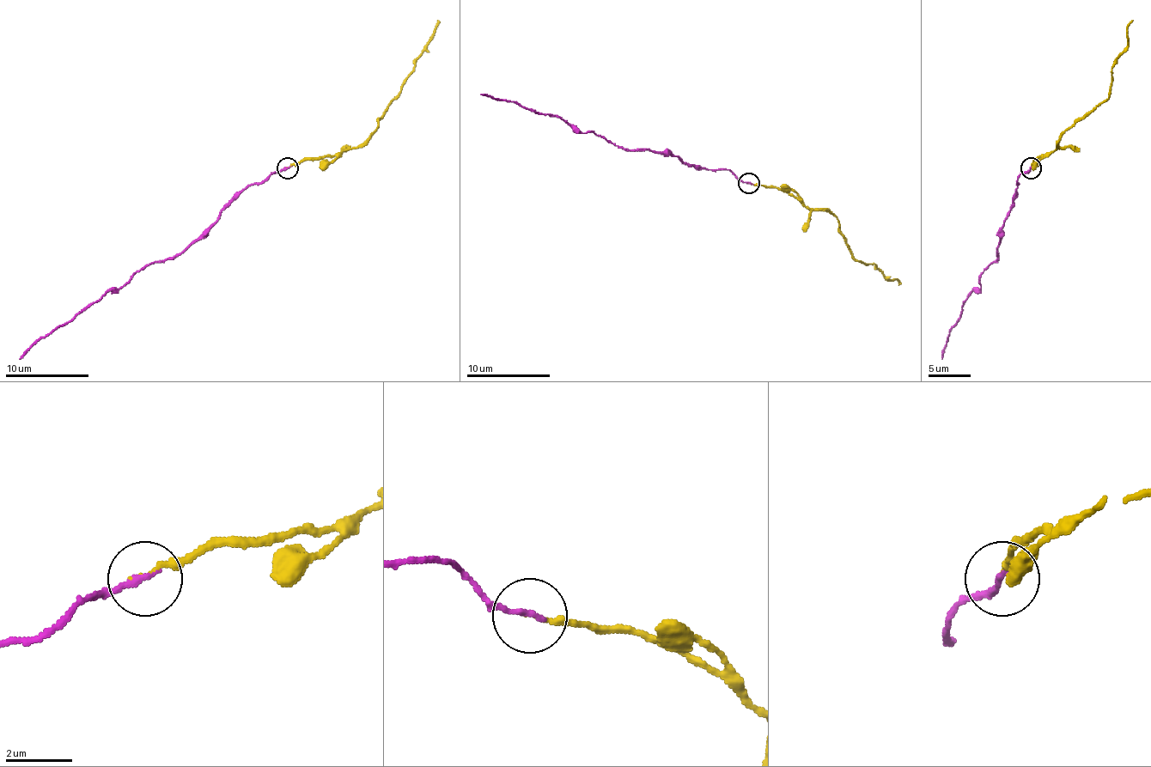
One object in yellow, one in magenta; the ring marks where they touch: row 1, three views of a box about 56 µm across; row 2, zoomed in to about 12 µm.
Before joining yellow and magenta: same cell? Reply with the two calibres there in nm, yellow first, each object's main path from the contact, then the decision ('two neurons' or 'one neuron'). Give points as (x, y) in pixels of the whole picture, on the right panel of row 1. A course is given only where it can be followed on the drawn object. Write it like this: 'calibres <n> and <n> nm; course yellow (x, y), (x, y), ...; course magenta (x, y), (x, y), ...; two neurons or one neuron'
calibres 90 and 190 nm; course yellow (1031, 168), (1108, 97), (1114, 59), (1124, 49), (1133, 20); course magenta (1031, 168), (1018, 179), (997, 260), (980, 276), (978, 288), (964, 302), (942, 359); two neurons

